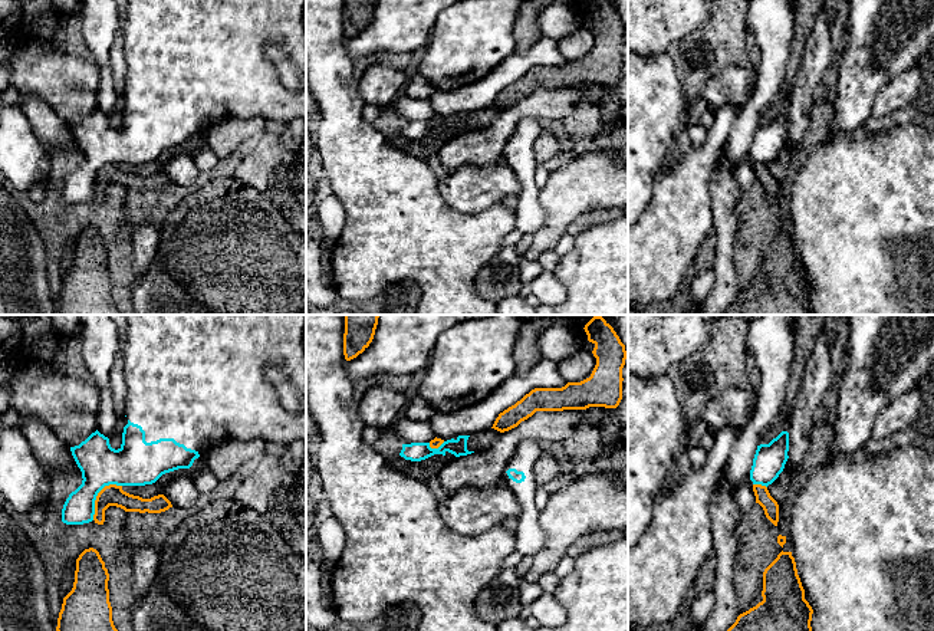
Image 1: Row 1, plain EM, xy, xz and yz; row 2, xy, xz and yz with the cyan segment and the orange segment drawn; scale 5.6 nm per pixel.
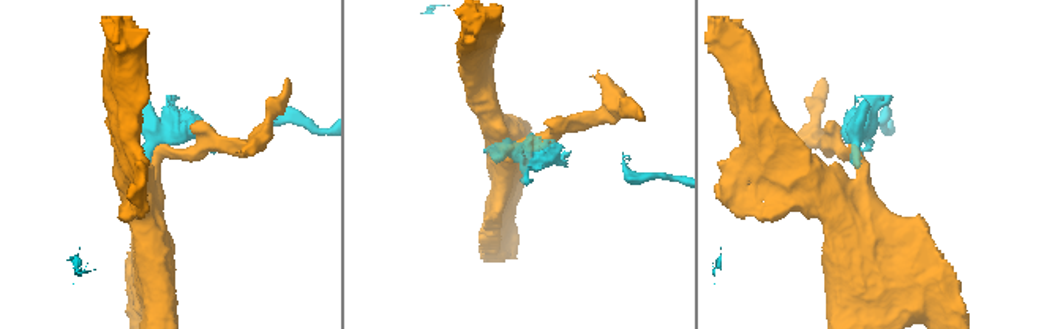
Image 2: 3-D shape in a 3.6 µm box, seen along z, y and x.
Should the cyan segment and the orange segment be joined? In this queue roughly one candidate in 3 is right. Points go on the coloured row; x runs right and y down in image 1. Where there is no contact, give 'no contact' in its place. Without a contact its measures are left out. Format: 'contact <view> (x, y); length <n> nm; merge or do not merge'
contact xy (96, 495); length 260 nm; do not merge

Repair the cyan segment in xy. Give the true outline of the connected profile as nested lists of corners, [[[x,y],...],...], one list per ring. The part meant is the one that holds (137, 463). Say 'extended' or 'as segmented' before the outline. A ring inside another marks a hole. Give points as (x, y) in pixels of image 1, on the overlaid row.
extended; [[[126,315],[125,344],[122,345],[122,371],[126,388],[126,404],[124,418],[122,444],[118,450],[112,448],[109,438],[98,430],[79,446],[70,447],[72,456],[82,471],[82,484],[69,494],[62,509],[62,522],[66,525],[83,525],[93,520],[95,500],[98,493],[109,484],[116,486],[145,486],[155,483],[162,474],[190,469],[195,459],[207,454],[213,447],[230,438],[250,440],[263,438],[270,447],[277,450],[287,448],[295,440],[306,441],[306,405],[300,413],[289,413],[277,397],[276,388],[266,379],[270,367],[280,369],[296,390],[306,398],[306,349],[303,346],[303,331],[306,315]]]

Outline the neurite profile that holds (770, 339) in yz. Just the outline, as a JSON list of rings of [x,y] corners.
[[[760,315],[747,321],[746,352],[754,356],[760,388],[752,421],[739,434],[726,464],[731,492],[750,479],[759,441],[780,417],[795,356],[793,322],[795,315]]]

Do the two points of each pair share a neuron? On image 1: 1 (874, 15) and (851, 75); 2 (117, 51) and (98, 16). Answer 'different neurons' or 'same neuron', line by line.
1: same neuron
2: different neurons

